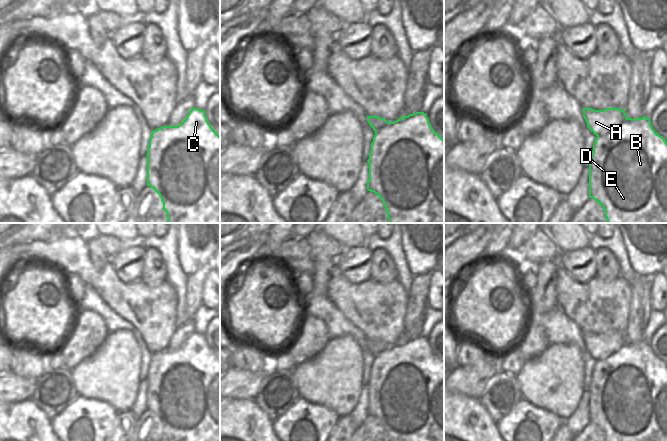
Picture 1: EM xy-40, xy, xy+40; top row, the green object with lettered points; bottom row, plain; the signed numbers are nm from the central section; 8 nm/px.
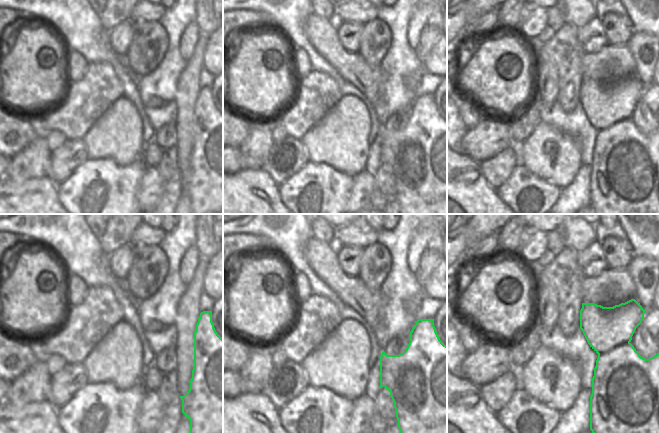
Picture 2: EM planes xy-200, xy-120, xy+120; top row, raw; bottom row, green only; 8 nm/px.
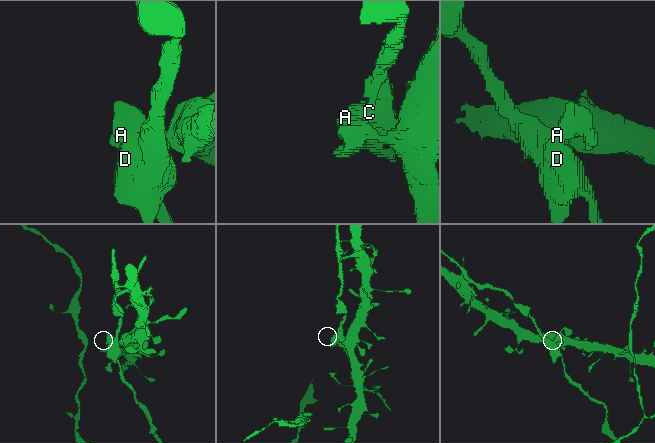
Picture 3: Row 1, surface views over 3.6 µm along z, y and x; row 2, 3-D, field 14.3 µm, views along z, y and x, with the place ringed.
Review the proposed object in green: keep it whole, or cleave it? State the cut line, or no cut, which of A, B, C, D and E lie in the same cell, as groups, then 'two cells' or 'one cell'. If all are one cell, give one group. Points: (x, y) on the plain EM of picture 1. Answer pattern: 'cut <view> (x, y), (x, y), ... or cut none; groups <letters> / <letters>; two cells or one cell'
cut xy+40 (627, 342), (607, 357), (597, 360); groups A / B C D E; two cells

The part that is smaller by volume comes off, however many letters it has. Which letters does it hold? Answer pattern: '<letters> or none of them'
B, C, D, E

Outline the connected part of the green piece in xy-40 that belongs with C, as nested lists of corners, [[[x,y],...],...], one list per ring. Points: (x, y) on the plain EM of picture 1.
[[[192,332],[178,350],[153,354],[146,379],[147,410],[161,421],[167,441],[220,441],[220,359],[207,345],[205,334]]]

